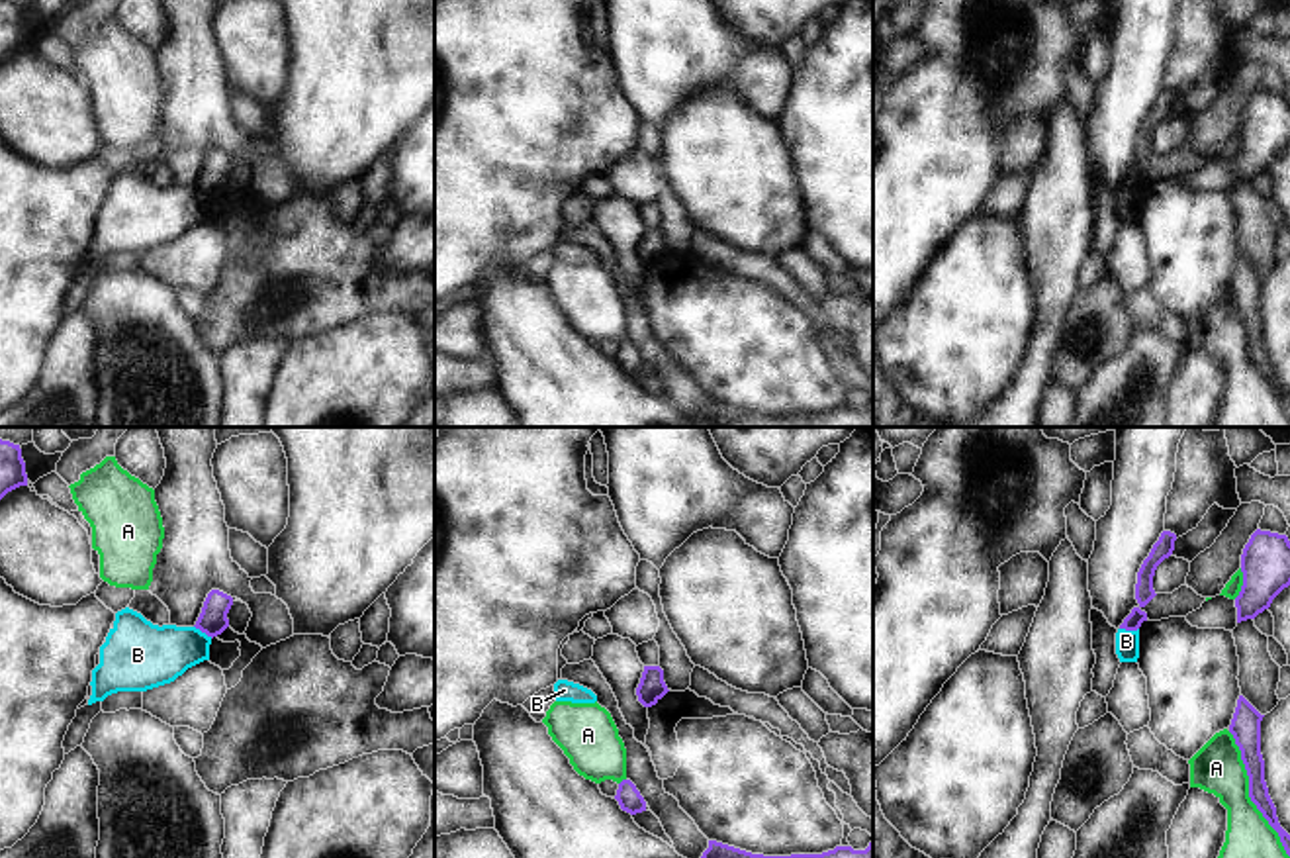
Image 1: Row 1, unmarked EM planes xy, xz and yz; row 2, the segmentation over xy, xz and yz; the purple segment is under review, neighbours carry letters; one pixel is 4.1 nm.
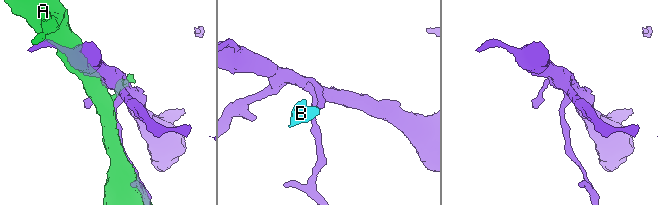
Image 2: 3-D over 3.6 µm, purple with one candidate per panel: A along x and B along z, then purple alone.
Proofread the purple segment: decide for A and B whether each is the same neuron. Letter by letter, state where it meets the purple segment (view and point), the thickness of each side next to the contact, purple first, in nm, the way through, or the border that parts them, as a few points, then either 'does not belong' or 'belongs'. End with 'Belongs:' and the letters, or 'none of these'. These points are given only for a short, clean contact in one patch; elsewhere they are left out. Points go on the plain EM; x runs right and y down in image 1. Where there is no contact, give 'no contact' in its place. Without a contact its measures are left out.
A: meets purple in yz at (1249, 355); 110 nm thick on the purple side, 260 nm on the other; does not belong
B: meets purple in yz at (1130, 190); 80 nm thick on the purple side, 100 nm on the other; border along yz (1120, 189), (1138, 190); does not belong
Belongs: none of these

